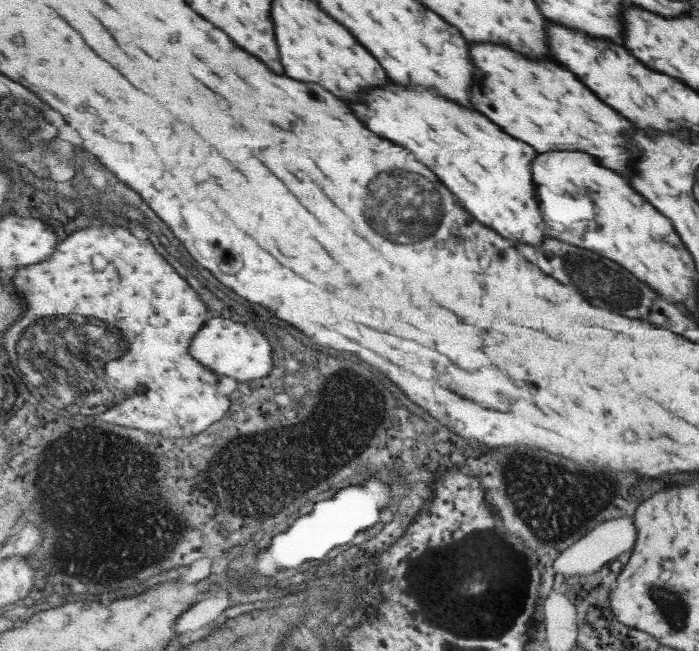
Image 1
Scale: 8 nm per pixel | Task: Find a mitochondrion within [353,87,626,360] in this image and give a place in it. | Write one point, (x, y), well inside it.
(406, 207)

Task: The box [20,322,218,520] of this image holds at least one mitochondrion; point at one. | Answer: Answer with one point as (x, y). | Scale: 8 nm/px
(153, 461)

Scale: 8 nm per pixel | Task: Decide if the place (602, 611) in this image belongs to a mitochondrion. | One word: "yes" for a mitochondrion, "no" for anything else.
no

